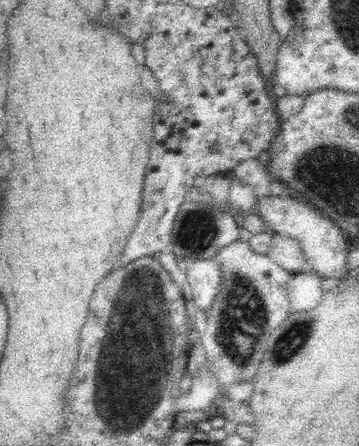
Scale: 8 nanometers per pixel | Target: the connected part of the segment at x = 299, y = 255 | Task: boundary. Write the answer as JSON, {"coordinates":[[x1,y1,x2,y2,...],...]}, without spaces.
{"coordinates":[[273,233,267,255,286,271,296,272,311,271,312,268,306,262,301,245,296,239,288,235]]}

